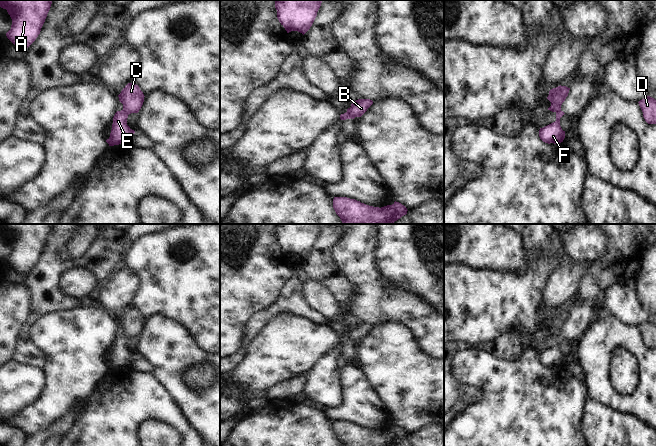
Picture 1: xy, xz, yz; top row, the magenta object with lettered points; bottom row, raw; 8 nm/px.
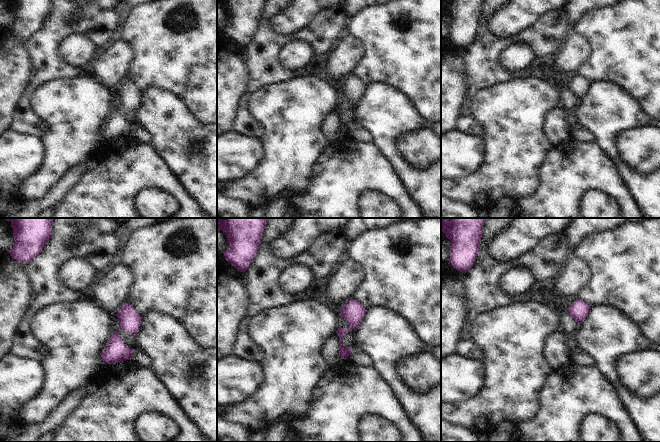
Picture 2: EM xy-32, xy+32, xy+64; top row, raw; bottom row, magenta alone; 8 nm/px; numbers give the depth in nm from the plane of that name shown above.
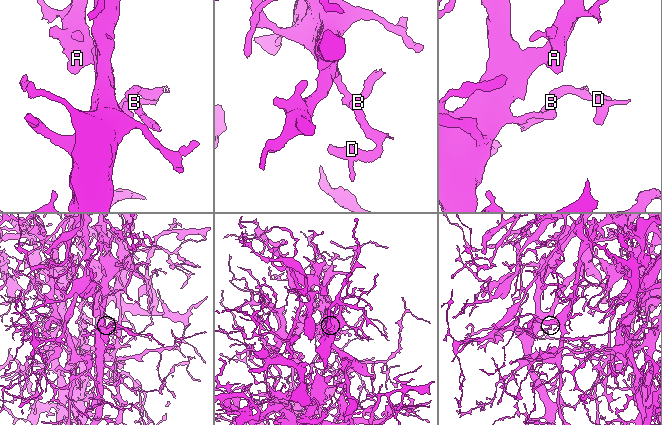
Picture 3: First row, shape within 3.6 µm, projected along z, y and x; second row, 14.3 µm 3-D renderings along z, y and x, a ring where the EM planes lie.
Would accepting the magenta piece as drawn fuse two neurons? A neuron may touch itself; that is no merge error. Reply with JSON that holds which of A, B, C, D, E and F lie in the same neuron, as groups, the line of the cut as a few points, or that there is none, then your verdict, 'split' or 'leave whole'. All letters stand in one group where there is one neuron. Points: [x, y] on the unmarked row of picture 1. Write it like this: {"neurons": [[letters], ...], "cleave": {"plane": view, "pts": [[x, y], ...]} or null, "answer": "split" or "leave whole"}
{"neurons": [["A", "E", "F"], ["B", "C", "D"]], "cleave": {"plane": "xy", "pts": [[123, 333], [128, 338]]}, "answer": "split"}

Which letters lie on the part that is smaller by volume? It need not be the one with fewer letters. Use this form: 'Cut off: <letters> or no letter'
Cut off: B, C, D

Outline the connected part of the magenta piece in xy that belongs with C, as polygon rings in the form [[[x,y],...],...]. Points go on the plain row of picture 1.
[[[128,307],[118,319],[127,338],[138,337],[144,326],[144,318],[136,308]]]

